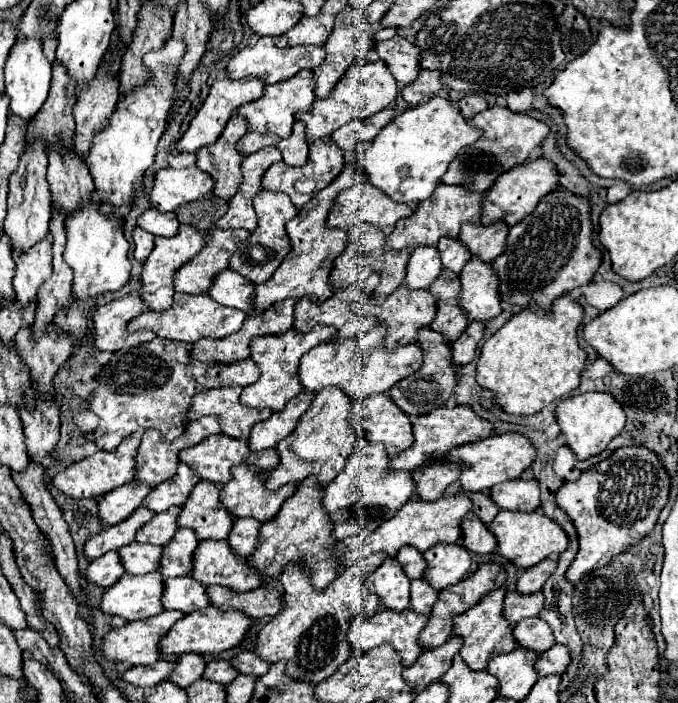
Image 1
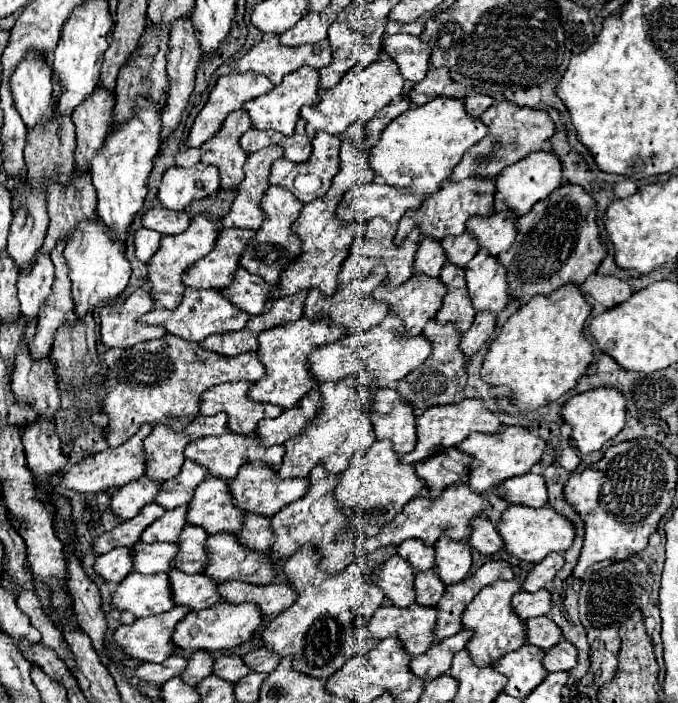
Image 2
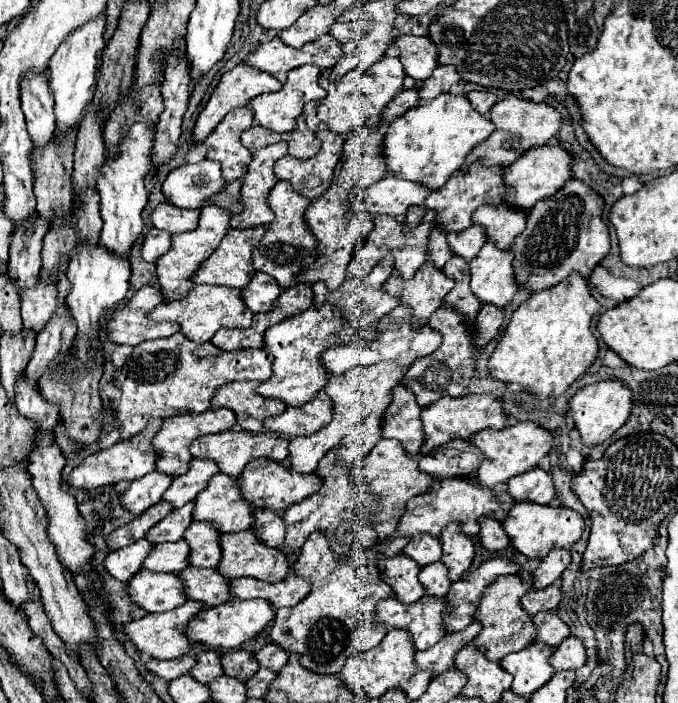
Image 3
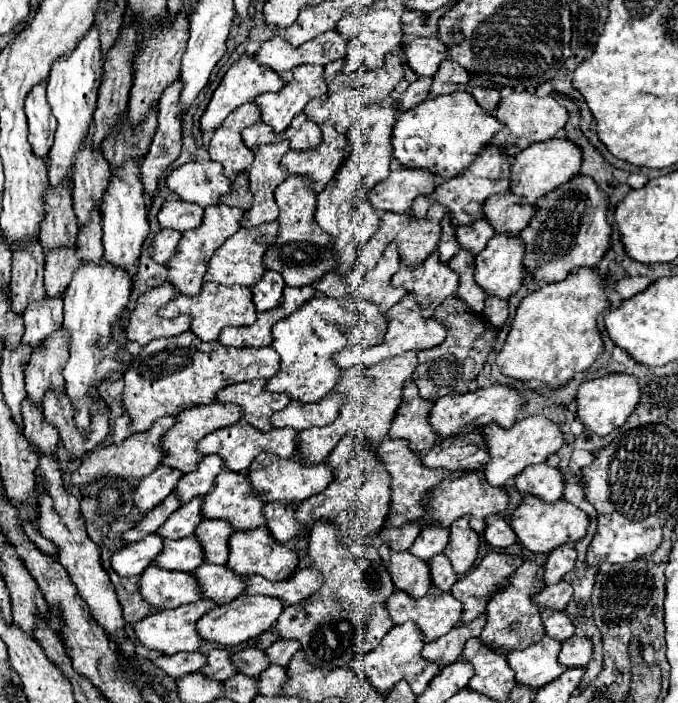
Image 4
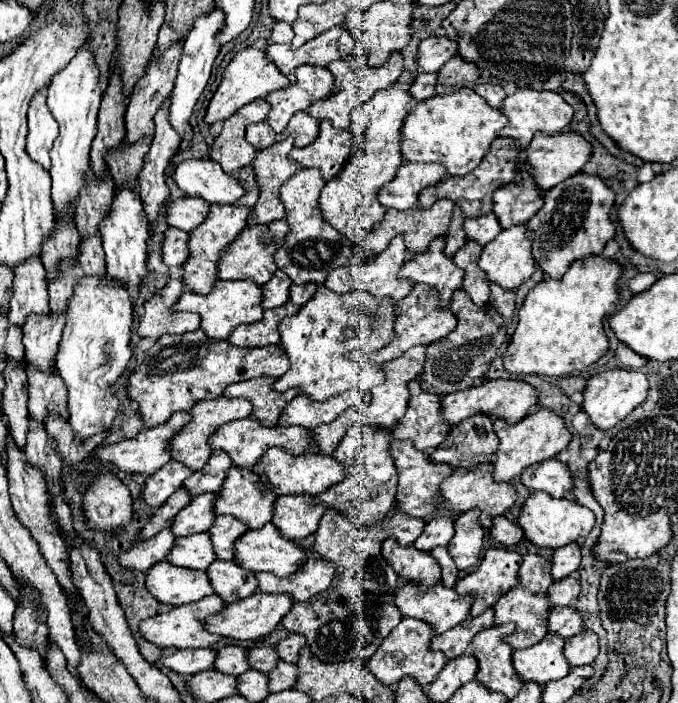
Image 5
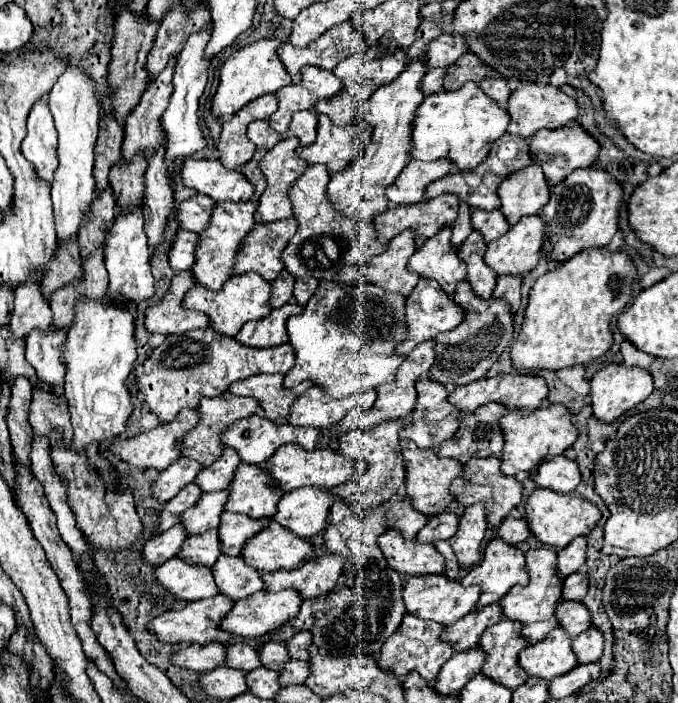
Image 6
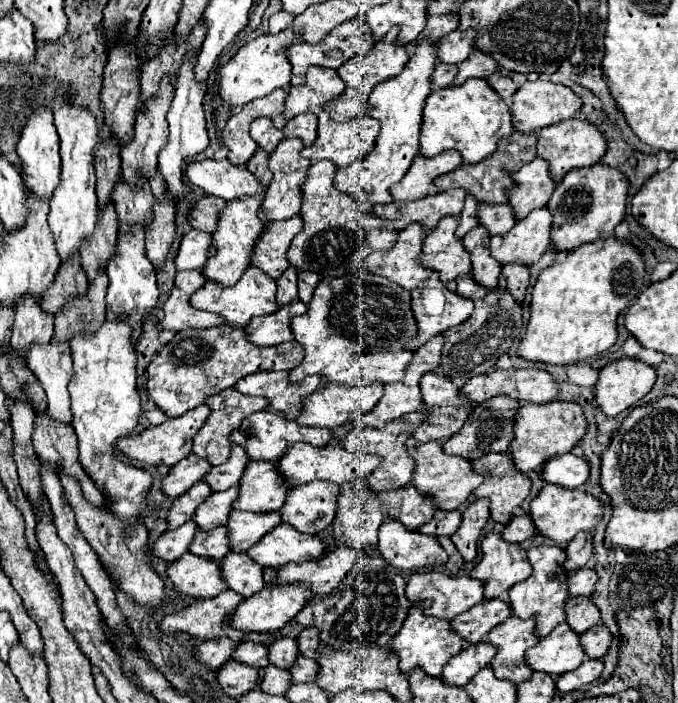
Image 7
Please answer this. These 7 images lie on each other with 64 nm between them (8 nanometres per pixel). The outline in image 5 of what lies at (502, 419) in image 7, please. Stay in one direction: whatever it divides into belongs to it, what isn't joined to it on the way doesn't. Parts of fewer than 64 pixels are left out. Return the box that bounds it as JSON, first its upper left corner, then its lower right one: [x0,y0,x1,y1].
[430,412,498,468]

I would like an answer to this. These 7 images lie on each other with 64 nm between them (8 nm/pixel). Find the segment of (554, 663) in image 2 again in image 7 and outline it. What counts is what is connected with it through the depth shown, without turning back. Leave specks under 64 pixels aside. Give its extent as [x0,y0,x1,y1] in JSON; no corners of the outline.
[580,624,612,658]

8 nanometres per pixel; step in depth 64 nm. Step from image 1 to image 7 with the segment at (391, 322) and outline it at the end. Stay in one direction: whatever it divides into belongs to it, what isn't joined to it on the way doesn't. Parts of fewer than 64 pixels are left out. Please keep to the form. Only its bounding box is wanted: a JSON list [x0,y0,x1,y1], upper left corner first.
[422,216,472,290]

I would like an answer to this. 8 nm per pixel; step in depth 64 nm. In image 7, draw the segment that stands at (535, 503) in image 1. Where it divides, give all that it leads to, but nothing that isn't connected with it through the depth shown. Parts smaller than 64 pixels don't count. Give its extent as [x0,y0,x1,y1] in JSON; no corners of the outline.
[542,454,590,488]

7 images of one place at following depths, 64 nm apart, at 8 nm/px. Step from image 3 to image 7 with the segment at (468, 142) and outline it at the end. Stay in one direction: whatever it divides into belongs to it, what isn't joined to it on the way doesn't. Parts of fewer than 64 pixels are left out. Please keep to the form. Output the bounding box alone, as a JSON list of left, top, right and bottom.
[420,80,512,162]

